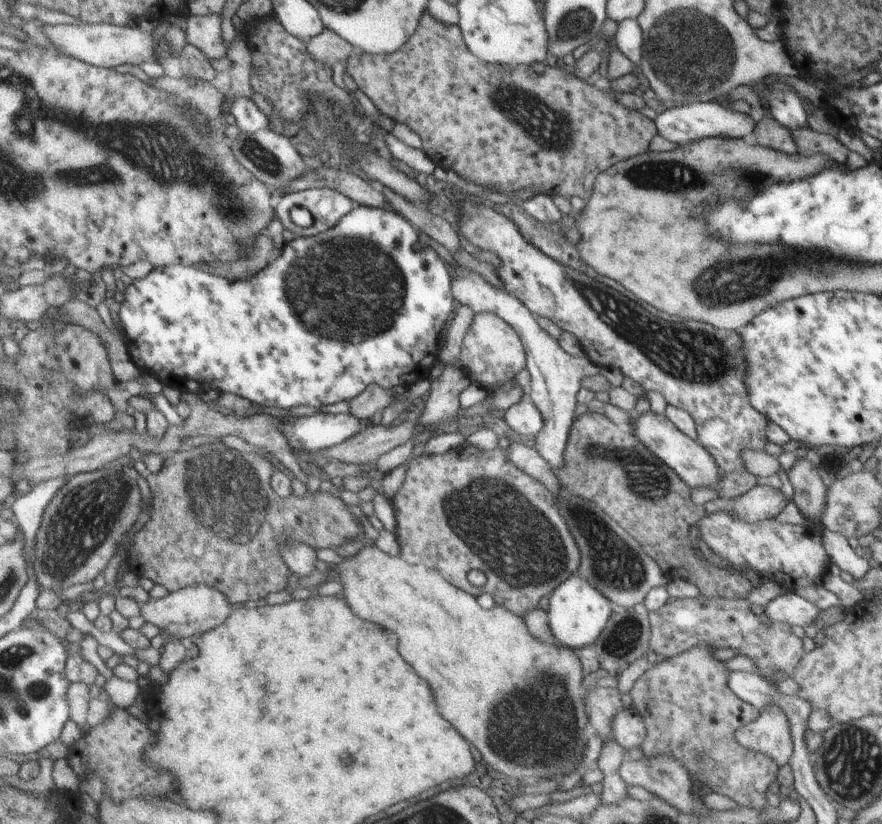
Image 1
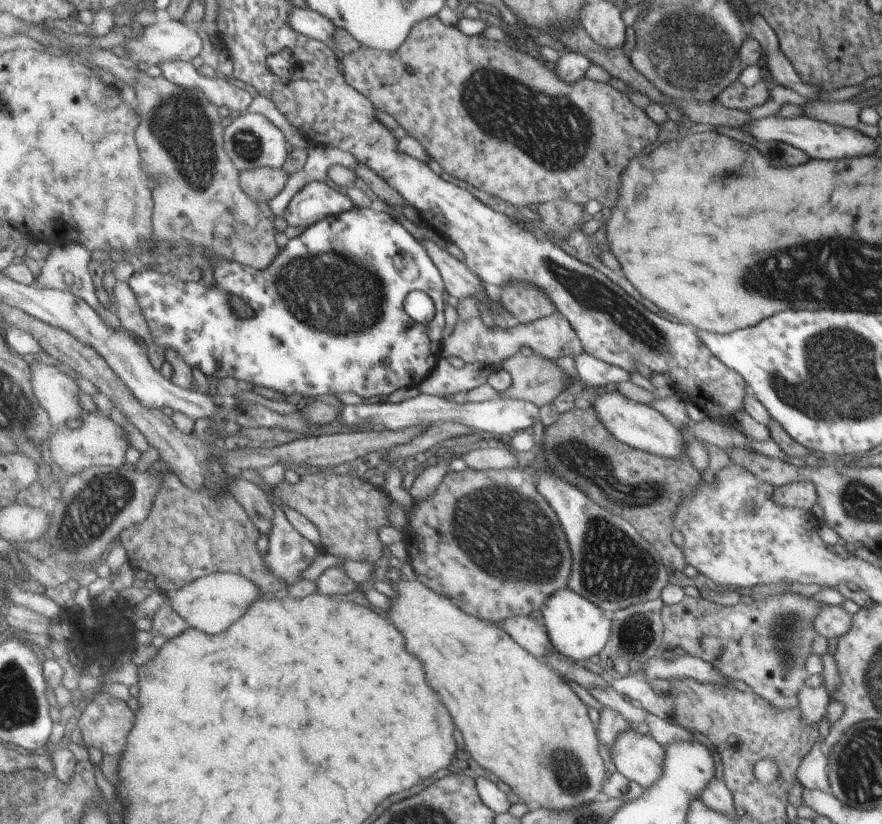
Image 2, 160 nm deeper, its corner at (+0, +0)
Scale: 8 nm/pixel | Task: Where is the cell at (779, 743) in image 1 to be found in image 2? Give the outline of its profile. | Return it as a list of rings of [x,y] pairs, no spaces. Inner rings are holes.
[[[792,591],[767,595],[763,600],[753,599],[751,604],[739,602],[730,607],[711,603],[700,596],[693,598],[683,595],[677,604],[662,606],[663,646],[665,648],[669,644],[673,648],[681,648],[685,654],[710,664],[723,677],[742,680],[752,689],[752,694],[767,700],[776,711],[795,709],[798,706],[798,688],[809,676],[803,664],[805,658],[811,656],[811,642],[818,635],[814,620],[823,606],[827,604],[818,603],[811,597]]]

